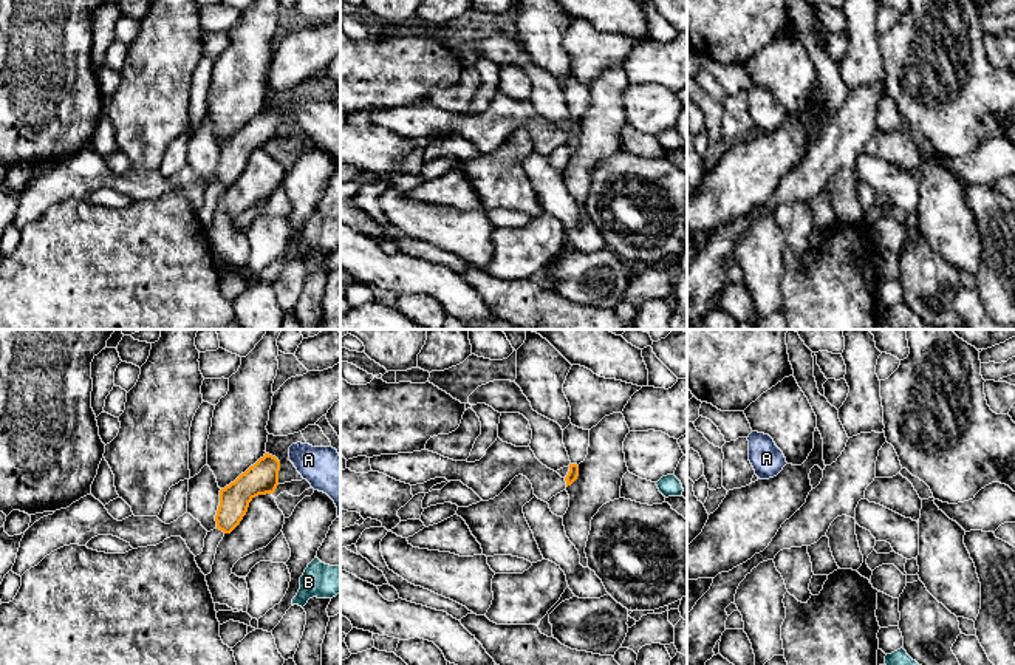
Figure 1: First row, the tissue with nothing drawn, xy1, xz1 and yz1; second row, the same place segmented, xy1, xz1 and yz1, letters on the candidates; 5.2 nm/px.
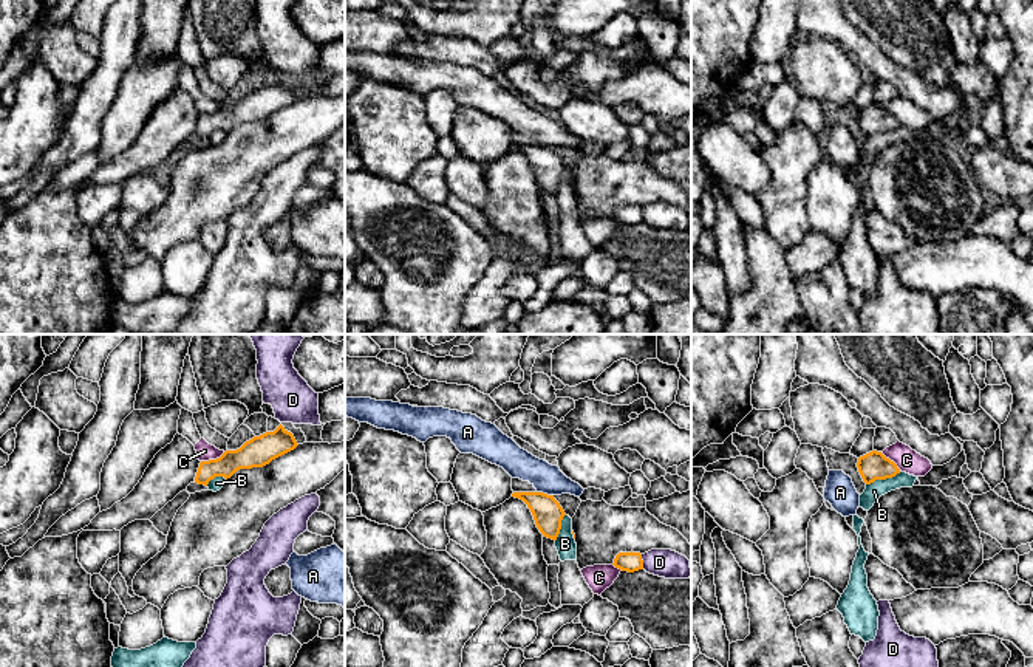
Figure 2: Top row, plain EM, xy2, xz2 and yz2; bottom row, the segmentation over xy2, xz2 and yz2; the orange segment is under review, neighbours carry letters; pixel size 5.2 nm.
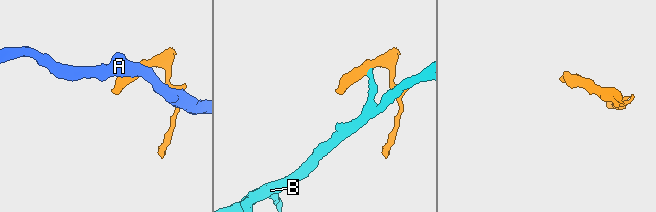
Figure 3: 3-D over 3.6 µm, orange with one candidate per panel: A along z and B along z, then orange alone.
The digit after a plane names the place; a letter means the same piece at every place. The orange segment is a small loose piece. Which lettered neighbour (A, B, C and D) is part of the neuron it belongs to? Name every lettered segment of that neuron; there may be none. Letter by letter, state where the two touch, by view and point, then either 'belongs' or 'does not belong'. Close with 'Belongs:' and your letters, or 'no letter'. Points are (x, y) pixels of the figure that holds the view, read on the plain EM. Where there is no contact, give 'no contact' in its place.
A: xz2 (545, 147) | does not belong
B: yz2 (883, 132) | does not belong
C: xy2 (212, 113) | does not belong
D: xz2 (642, 215) | does not belong
Belongs: no letter

